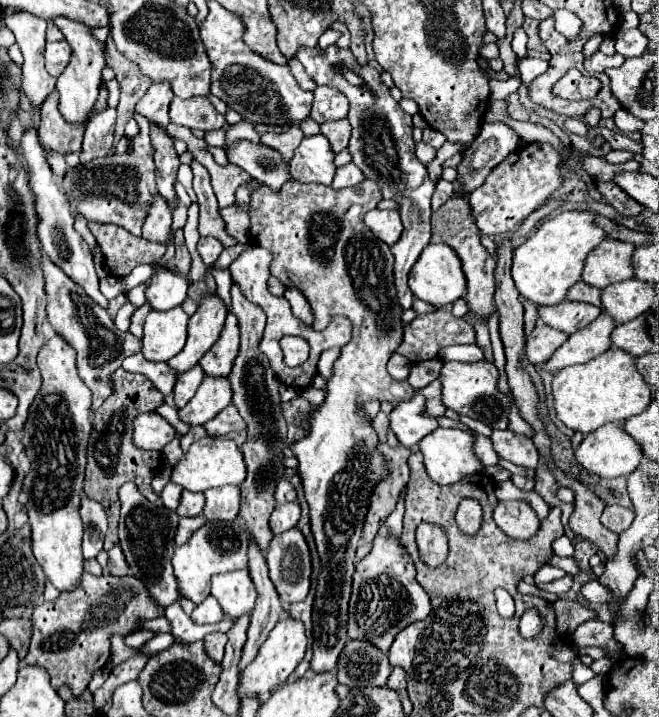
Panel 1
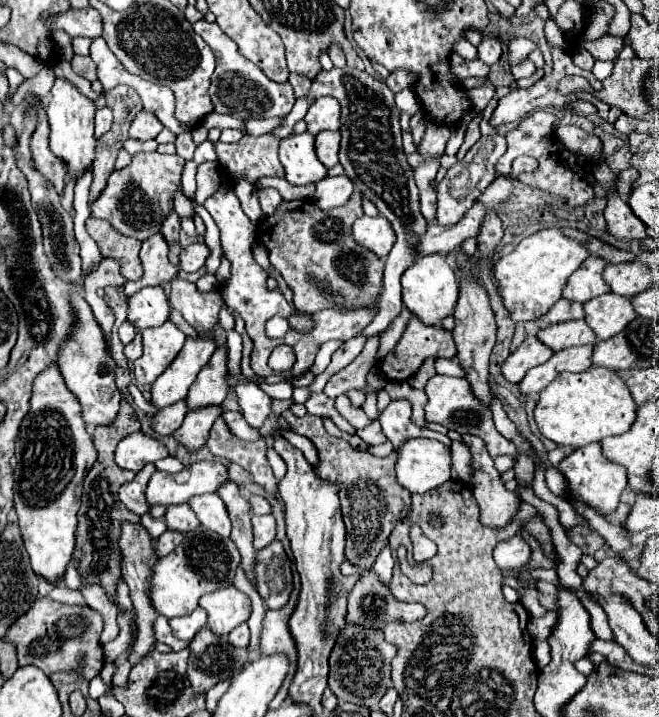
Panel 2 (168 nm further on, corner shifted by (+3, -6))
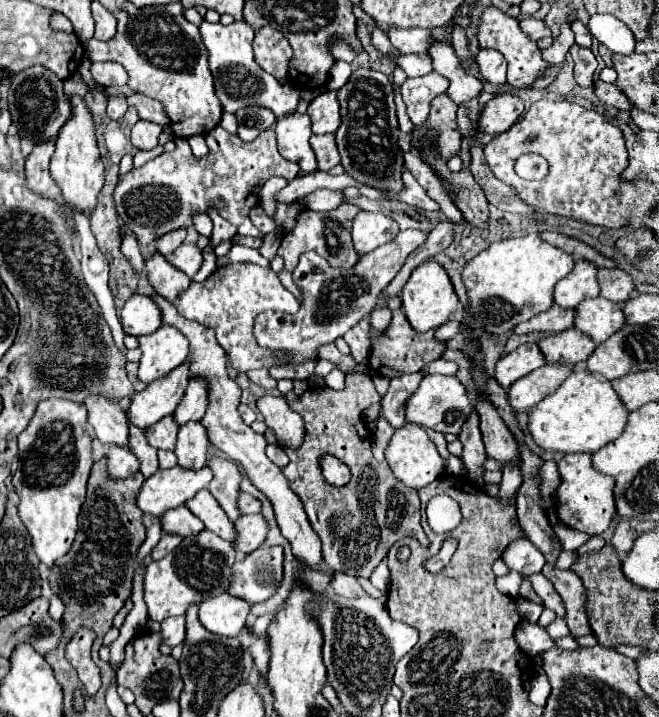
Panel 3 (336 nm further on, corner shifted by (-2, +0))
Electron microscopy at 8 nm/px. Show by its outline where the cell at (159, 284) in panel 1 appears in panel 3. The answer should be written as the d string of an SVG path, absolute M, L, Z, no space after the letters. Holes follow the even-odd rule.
M134 293L124 305L120 321L124 333L140 337L140 335L154 333L162 325L162 311L152 297Z

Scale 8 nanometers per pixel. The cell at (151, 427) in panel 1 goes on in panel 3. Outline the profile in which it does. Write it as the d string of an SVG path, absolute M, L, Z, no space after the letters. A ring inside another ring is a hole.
M110 445L108 447L108 471L116 479L128 477L128 475L140 471L140 459L128 447Z

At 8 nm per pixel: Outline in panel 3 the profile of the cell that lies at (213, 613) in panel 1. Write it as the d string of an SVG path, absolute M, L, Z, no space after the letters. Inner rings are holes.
M180 615L180 617L164 619L162 621L162 637L164 637L164 643L168 643L172 647L180 645L186 639L186 617Z

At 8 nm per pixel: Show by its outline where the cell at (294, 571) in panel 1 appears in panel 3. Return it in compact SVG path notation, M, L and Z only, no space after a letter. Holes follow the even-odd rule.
M258 547L242 561L234 563L232 581L226 593L242 597L248 603L262 603L270 599L284 577L284 549Z

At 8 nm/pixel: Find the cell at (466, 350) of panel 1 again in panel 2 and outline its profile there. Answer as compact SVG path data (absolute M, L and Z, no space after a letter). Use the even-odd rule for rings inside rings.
M437 359L435 371L439 375L449 375L449 377L465 377L465 371L459 367L455 359Z

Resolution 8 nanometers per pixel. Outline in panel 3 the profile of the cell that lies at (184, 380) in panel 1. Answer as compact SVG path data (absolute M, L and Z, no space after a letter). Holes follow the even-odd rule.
M166 415L164 419L160 419L158 423L154 423L152 427L146 429L146 439L152 447L156 449L168 449L174 451L176 447L176 435L178 435L178 423L174 421L172 415Z

